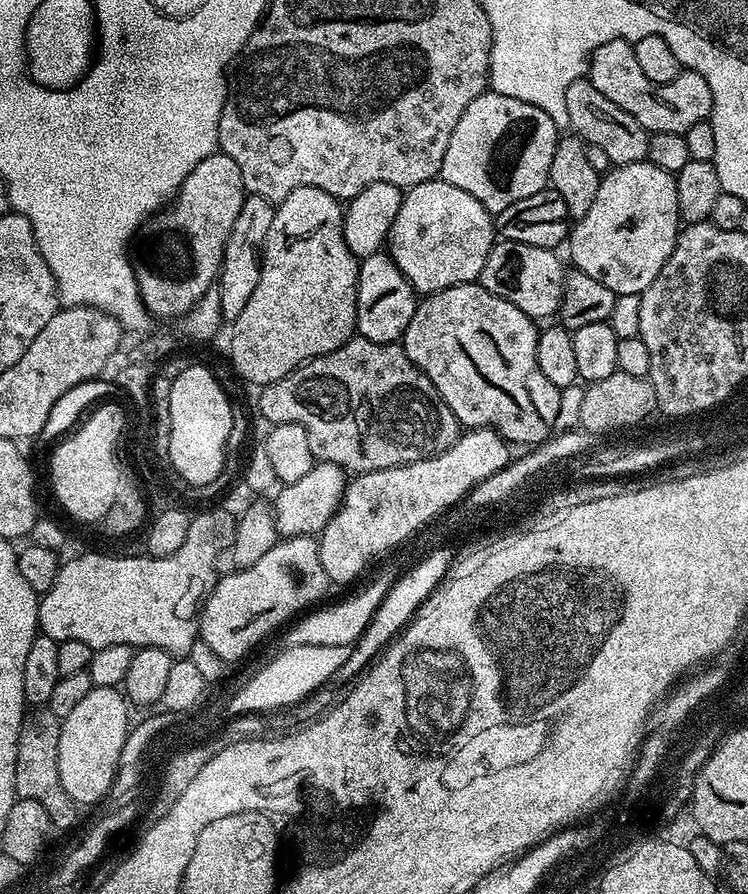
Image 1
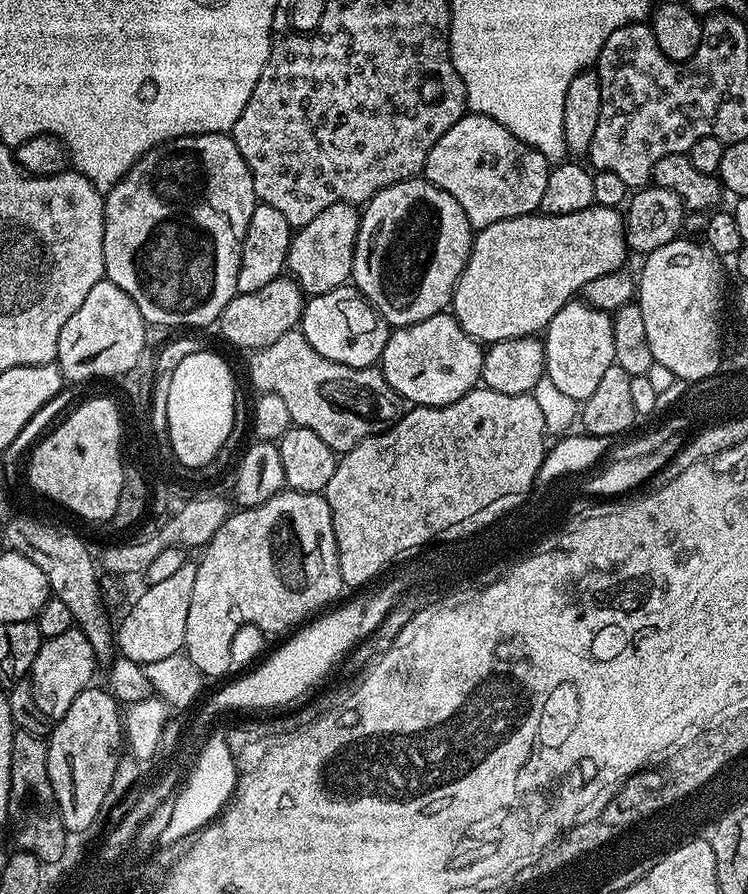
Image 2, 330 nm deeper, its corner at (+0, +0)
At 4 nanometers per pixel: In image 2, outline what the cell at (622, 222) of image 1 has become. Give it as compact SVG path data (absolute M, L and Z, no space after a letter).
M593 206L574 214L533 214L494 222L475 233L472 253L452 292L451 315L467 336L473 336L484 346L506 338L535 336L543 333L554 314L575 297L575 292L577 295L602 274L621 271L625 267L624 255L629 252L624 240L624 218L615 208Z

